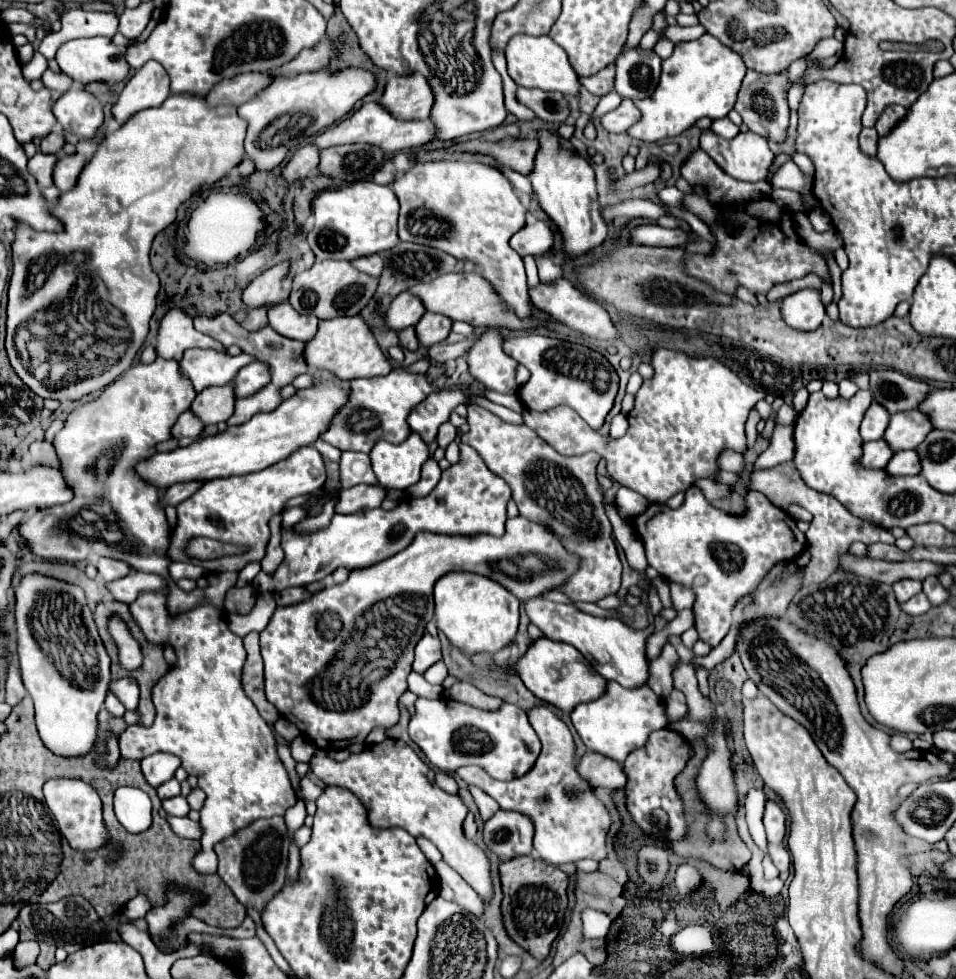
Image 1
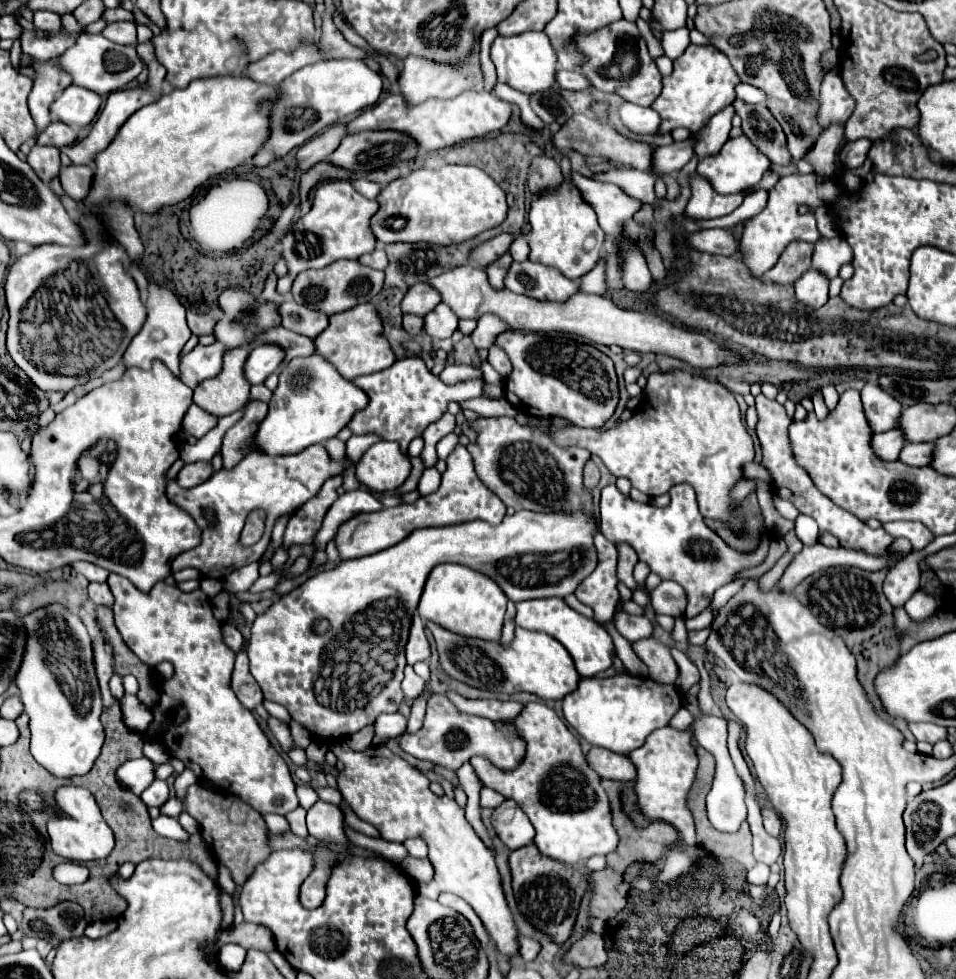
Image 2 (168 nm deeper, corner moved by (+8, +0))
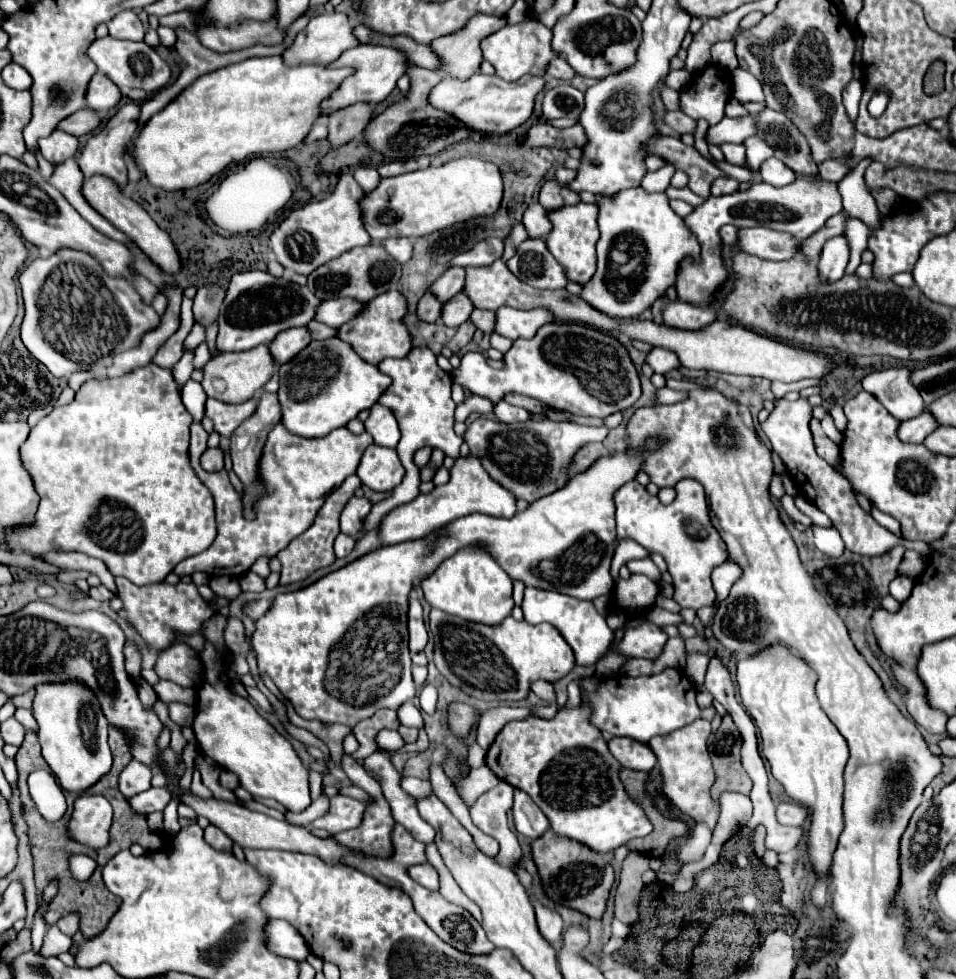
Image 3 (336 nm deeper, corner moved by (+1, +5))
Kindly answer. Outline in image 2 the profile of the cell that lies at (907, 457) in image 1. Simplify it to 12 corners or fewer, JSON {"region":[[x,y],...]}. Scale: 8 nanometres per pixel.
{"region":[[906,443],[900,461],[924,467],[932,463],[932,443]]}

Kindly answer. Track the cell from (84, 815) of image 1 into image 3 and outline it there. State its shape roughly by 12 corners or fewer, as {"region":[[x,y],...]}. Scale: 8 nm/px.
{"region":[[81,794],[67,836],[87,848],[109,844],[113,810]]}

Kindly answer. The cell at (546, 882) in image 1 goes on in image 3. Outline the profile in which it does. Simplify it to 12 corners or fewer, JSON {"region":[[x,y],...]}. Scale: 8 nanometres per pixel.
{"region":[[547,830],[531,842],[543,892],[601,918],[611,864]]}

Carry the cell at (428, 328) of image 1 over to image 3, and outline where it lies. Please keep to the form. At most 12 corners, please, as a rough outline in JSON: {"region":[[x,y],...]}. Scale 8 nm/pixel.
{"region":[[455,294],[443,304],[441,320],[459,328],[471,314],[467,296]]}

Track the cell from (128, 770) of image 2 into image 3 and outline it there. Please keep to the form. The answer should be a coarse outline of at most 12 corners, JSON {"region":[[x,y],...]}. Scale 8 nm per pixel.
{"region":[[131,760],[119,776],[123,796],[151,788],[153,772]]}

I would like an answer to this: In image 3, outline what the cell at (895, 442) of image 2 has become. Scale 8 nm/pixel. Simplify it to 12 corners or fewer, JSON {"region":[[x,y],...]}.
{"region":[[929,412],[901,422],[901,442],[921,444],[935,428]]}

